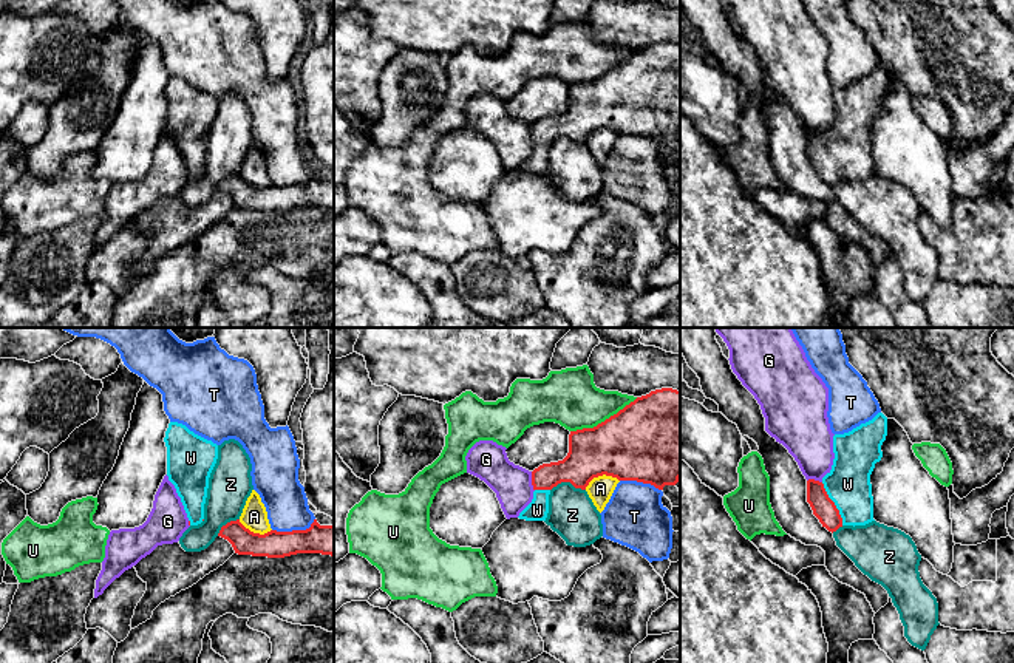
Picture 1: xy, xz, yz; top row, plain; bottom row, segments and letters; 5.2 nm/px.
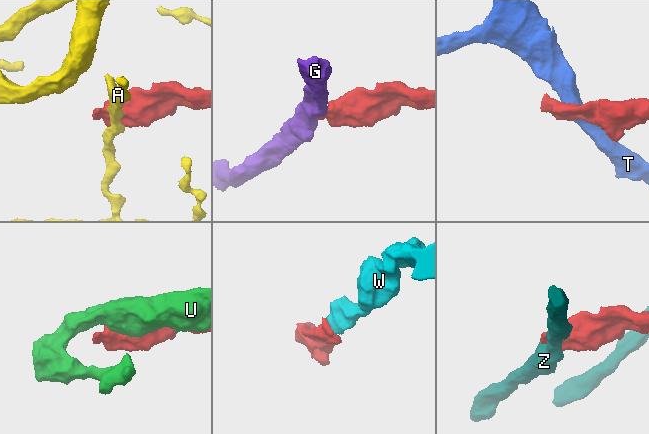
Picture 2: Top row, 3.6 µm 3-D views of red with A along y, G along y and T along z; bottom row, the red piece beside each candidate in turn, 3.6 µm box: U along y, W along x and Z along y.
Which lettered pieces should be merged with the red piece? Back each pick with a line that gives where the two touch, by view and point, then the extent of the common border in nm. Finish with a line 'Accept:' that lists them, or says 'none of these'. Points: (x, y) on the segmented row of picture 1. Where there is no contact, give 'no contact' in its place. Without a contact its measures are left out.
W: contact yz (833, 504); length 260 nm
Accept: W

